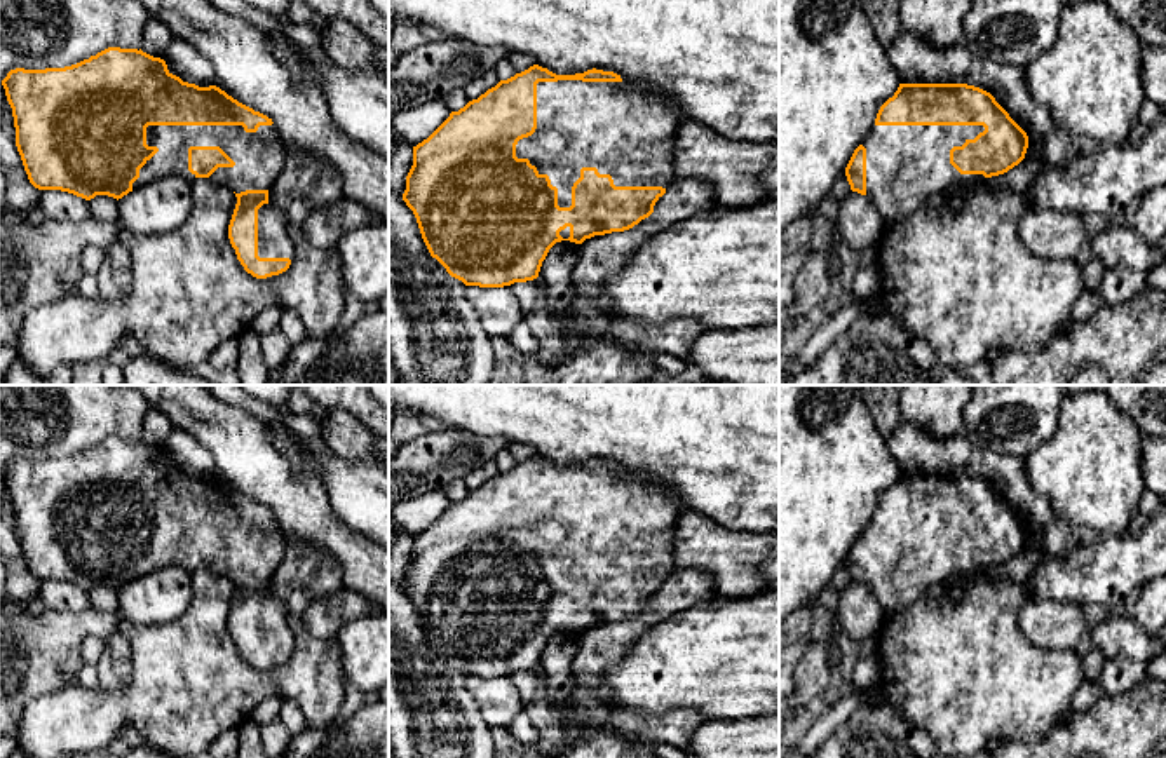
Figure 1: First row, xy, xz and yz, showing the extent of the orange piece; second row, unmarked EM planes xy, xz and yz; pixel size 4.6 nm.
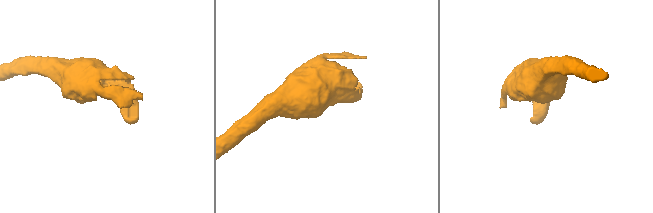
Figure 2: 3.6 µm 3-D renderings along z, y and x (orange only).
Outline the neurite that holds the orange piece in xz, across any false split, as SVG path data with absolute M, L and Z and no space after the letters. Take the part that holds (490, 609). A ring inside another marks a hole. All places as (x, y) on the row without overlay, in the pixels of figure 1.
M533 455L507 470L500 470L495 477L488 479L478 490L469 491L458 502L451 502L427 530L413 537L413 556L406 566L403 591L413 601L430 646L465 676L504 678L514 673L533 671L539 667L542 652L556 633L570 631L582 634L594 626L624 622L654 603L655 592L675 570L675 528L676 519L685 511L687 507L669 488L643 476L624 476L620 465L614 462L593 458L575 465L556 465L547 458Z

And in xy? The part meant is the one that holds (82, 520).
M108 437L89 450L64 458L16 458L2 470L12 498L16 537L30 573L38 580L61 580L85 591L96 585L122 589L160 568L178 566L193 573L197 568L232 580L237 594L228 615L228 629L247 664L267 669L286 662L295 648L282 601L268 592L284 558L284 535L267 505L239 493L216 476L199 477L183 472L167 460L160 448L141 439Z

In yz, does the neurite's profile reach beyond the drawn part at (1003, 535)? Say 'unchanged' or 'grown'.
grown

